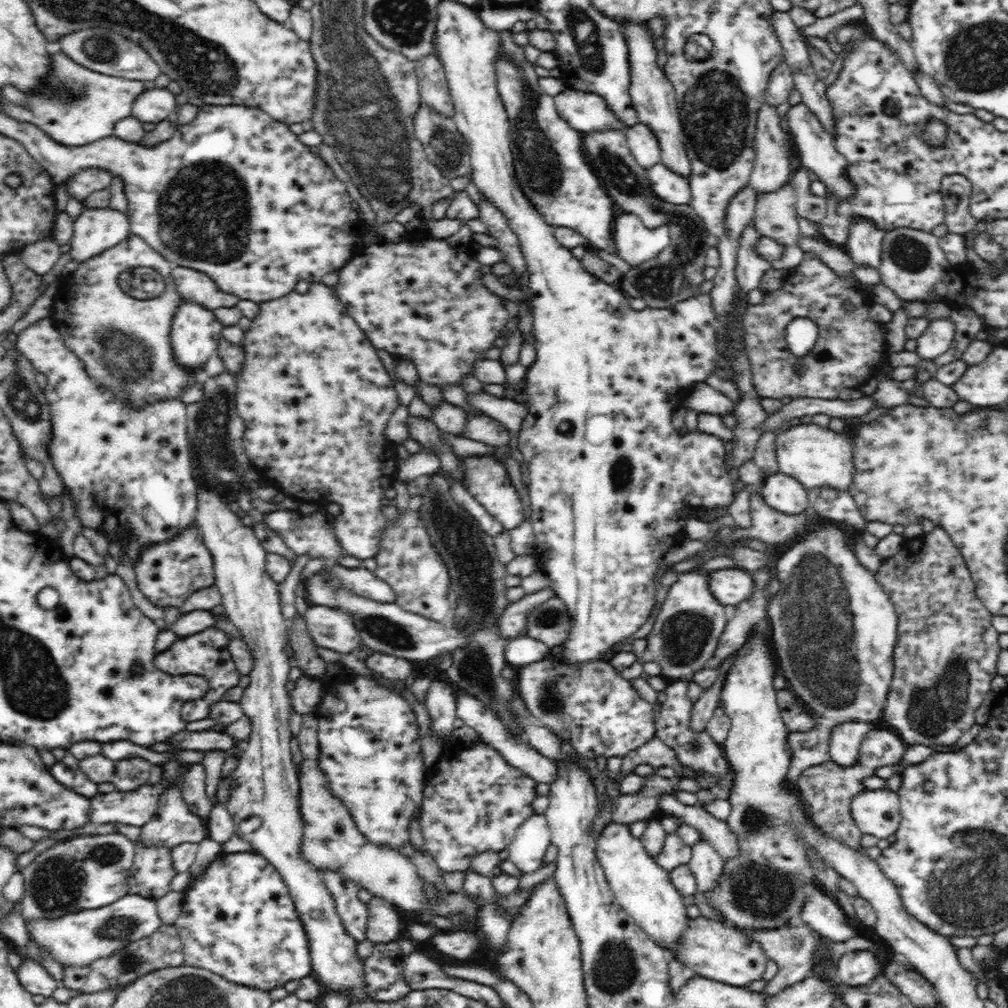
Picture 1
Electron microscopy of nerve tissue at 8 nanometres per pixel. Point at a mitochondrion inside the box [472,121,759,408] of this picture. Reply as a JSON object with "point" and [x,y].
{"point":[665,280]}

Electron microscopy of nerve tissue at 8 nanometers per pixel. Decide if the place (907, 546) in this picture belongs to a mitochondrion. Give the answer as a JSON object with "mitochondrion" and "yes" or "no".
{"mitochondrion":"no"}

